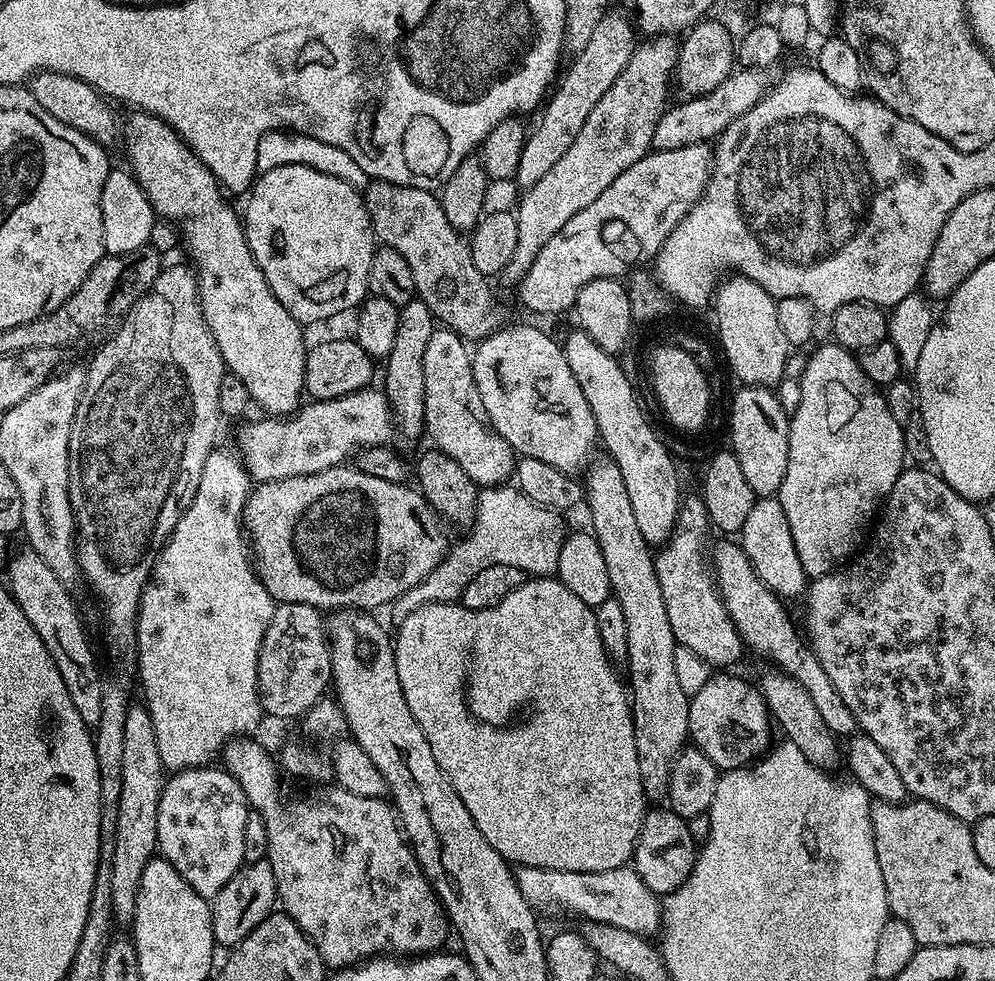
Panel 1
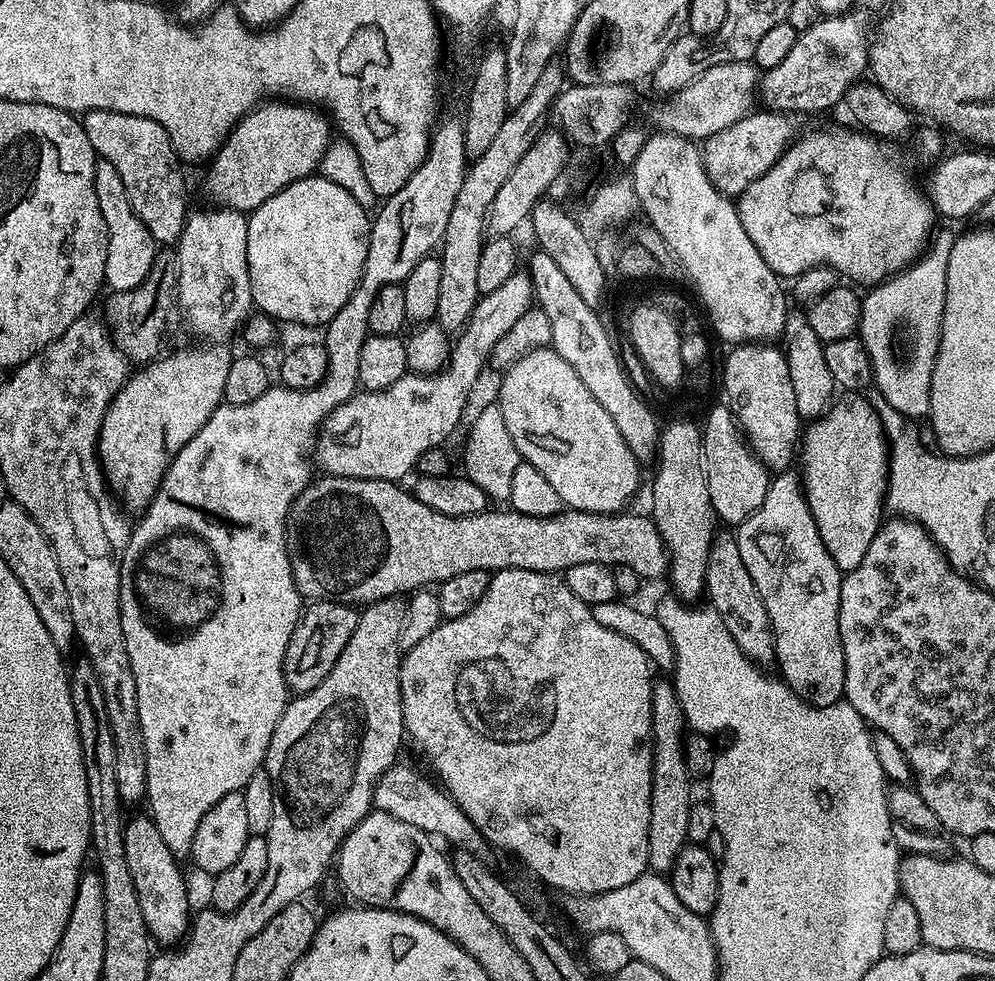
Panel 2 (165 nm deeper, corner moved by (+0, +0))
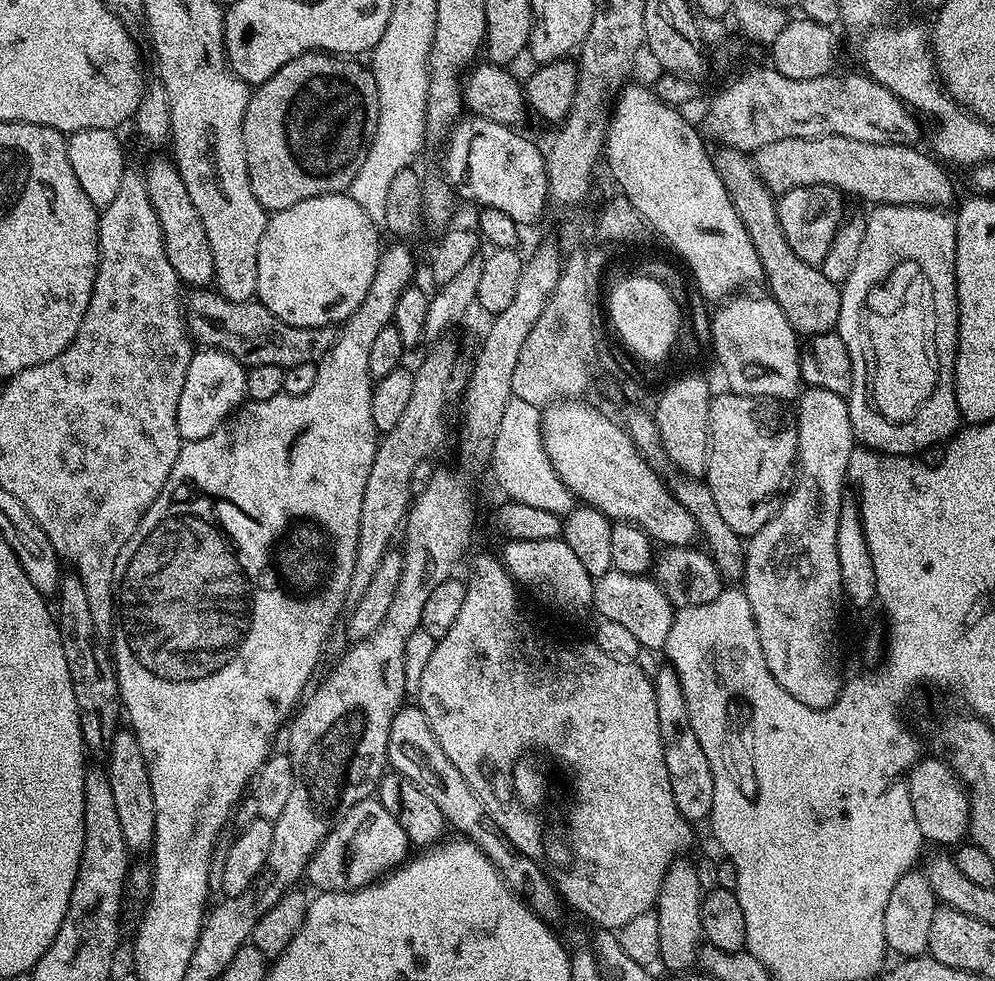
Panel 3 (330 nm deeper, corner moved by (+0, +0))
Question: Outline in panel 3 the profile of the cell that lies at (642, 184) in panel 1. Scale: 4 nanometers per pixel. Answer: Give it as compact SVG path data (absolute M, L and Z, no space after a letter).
M815 136L814 138L786 138L785 140L778 140L770 142L768 146L762 146L756 149L754 153L754 163L756 165L756 172L762 178L762 182L771 190L773 194L783 194L792 188L808 188L812 184L830 184L834 188L839 188L841 193L847 194L849 197L861 196L864 200L869 200L869 205L882 204L922 204L929 208L944 208L952 200L952 180L944 173L945 167L934 159L927 152L919 152L919 147L911 144L875 144L874 142L858 142L854 138L846 138L845 136Z

